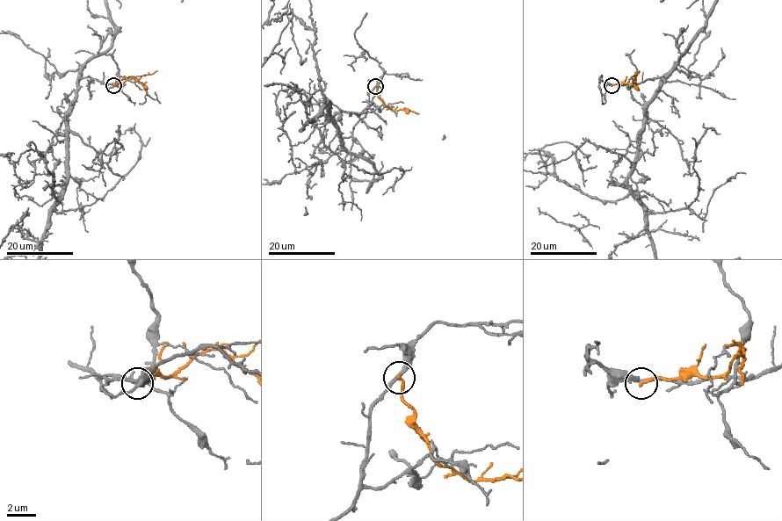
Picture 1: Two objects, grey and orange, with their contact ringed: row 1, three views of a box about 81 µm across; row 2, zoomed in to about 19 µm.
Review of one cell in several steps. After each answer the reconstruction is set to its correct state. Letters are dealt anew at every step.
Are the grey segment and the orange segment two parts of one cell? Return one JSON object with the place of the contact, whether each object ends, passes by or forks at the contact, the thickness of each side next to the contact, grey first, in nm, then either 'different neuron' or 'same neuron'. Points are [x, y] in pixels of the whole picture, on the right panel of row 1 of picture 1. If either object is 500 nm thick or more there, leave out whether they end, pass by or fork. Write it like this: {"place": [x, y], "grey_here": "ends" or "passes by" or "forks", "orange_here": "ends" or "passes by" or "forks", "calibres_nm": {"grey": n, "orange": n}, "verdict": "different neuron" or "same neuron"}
{"place": [611, 85], "grey_here": "passes by", "orange_here": "ends", "calibres_nm": {"grey": 280, "orange": 260}, "verdict": "different neuron"}

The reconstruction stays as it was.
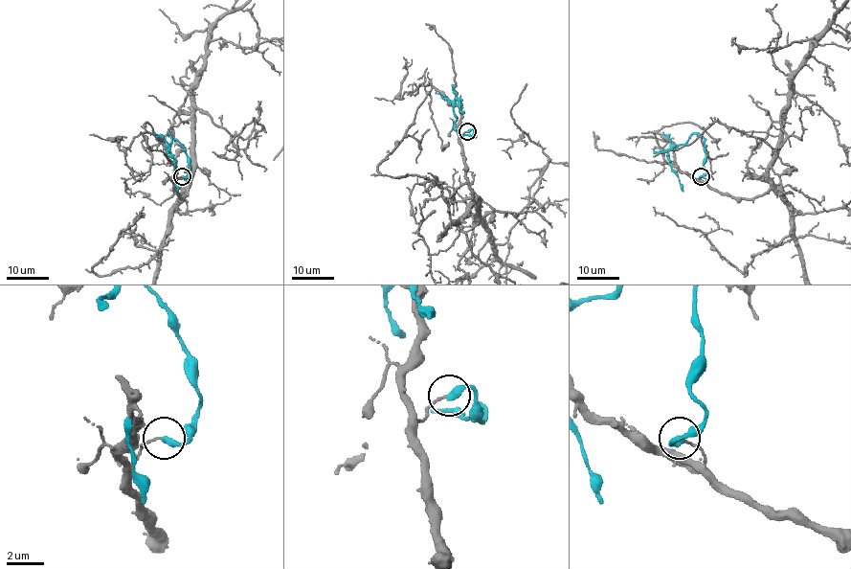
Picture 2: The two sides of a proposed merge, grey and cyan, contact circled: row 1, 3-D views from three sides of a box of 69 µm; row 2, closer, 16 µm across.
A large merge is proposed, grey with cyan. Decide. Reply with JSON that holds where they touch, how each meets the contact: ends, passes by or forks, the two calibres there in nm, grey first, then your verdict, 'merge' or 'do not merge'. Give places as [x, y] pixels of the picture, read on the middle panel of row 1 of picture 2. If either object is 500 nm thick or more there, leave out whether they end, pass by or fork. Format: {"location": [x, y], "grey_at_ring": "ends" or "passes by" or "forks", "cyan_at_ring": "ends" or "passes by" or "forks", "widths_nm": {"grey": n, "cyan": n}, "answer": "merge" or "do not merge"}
{"location": [467, 131], "grey_at_ring": "ends", "cyan_at_ring": "ends", "widths_nm": {"grey": 100, "cyan": 400}, "answer": "do not merge"}

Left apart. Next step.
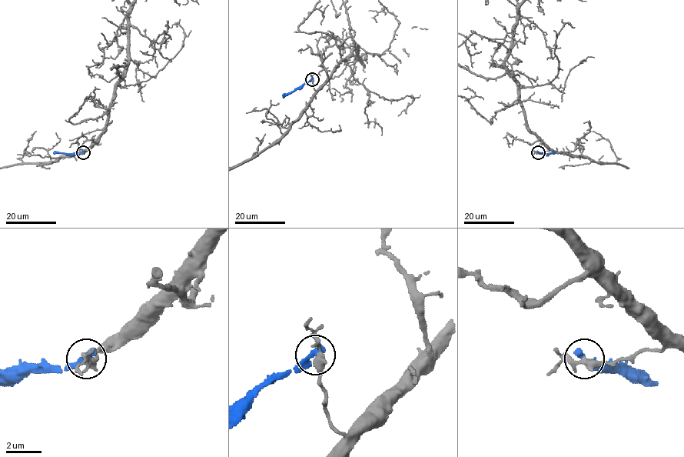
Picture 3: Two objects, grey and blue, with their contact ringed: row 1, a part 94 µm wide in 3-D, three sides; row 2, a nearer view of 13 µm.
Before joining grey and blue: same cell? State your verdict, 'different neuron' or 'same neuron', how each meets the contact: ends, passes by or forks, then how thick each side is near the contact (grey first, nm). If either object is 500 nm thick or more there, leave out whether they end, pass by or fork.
different neuron | grey passes by | blue ends | 360/440 nm

